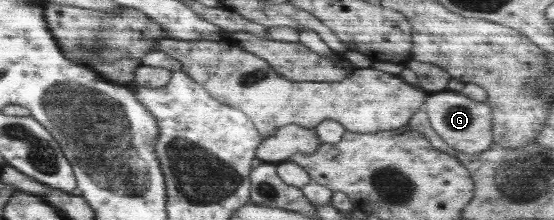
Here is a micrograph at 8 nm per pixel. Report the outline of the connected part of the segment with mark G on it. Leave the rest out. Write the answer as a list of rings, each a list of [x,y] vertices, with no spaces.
[[[445,89],[442,92],[430,93],[422,111],[428,117],[433,131],[443,138],[449,147],[457,151],[469,154],[481,153],[487,151],[491,143],[494,143],[494,112],[487,102],[478,102],[461,92]]]

